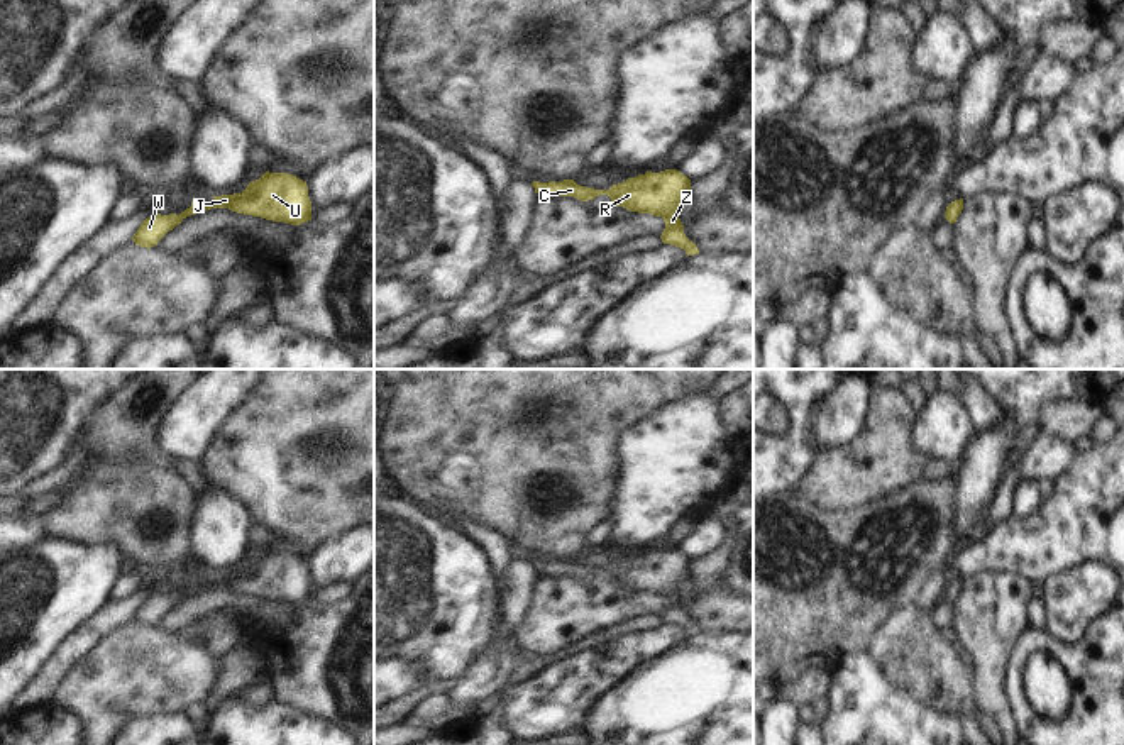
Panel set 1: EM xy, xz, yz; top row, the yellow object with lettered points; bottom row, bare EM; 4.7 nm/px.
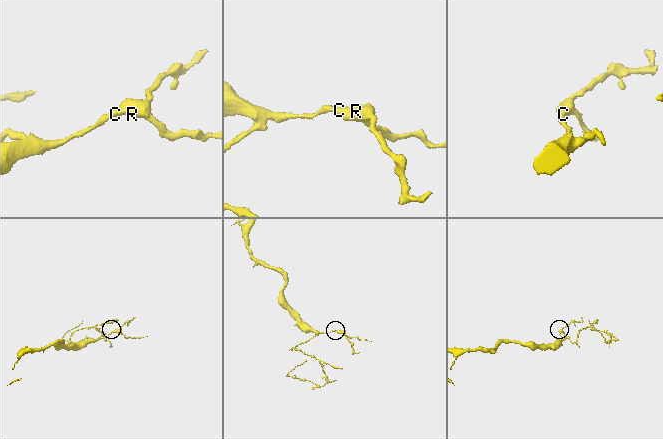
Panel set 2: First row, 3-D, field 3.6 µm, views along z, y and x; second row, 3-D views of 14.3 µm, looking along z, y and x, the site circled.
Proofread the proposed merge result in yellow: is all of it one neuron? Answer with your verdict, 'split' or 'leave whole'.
leave whole

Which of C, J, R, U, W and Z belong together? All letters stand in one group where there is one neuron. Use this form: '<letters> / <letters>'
C J R U W Z

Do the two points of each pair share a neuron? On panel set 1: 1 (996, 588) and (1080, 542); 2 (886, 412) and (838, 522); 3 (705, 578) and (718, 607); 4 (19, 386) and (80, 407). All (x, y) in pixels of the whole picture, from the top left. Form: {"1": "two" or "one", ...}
{"1": "two", "2": "two", "3": "one", "4": "one"}

